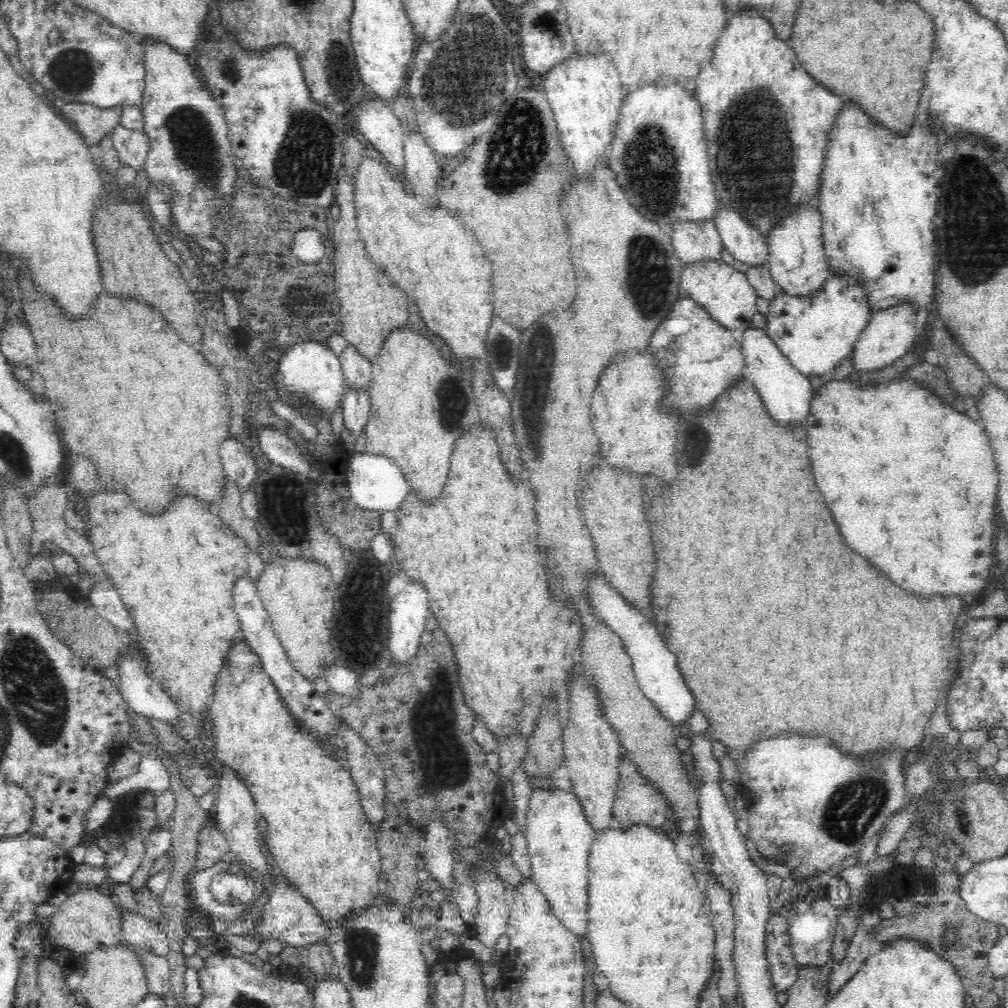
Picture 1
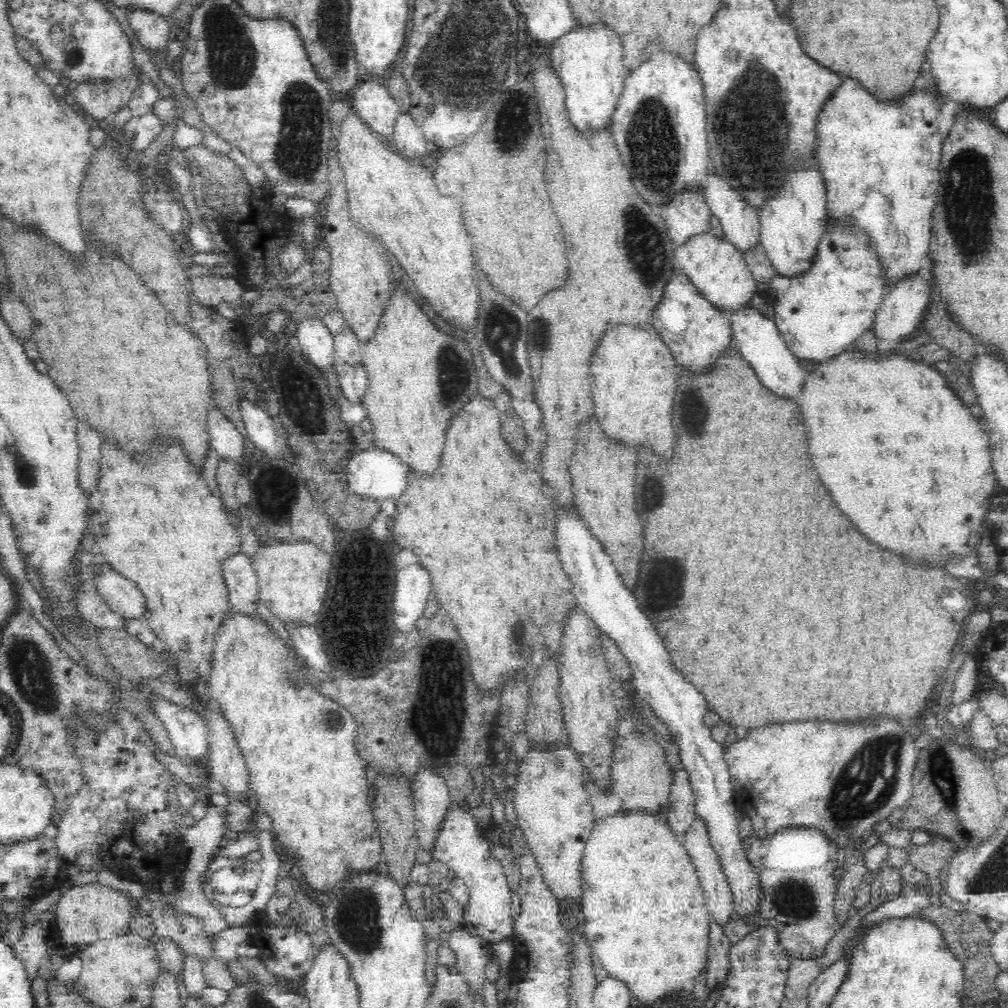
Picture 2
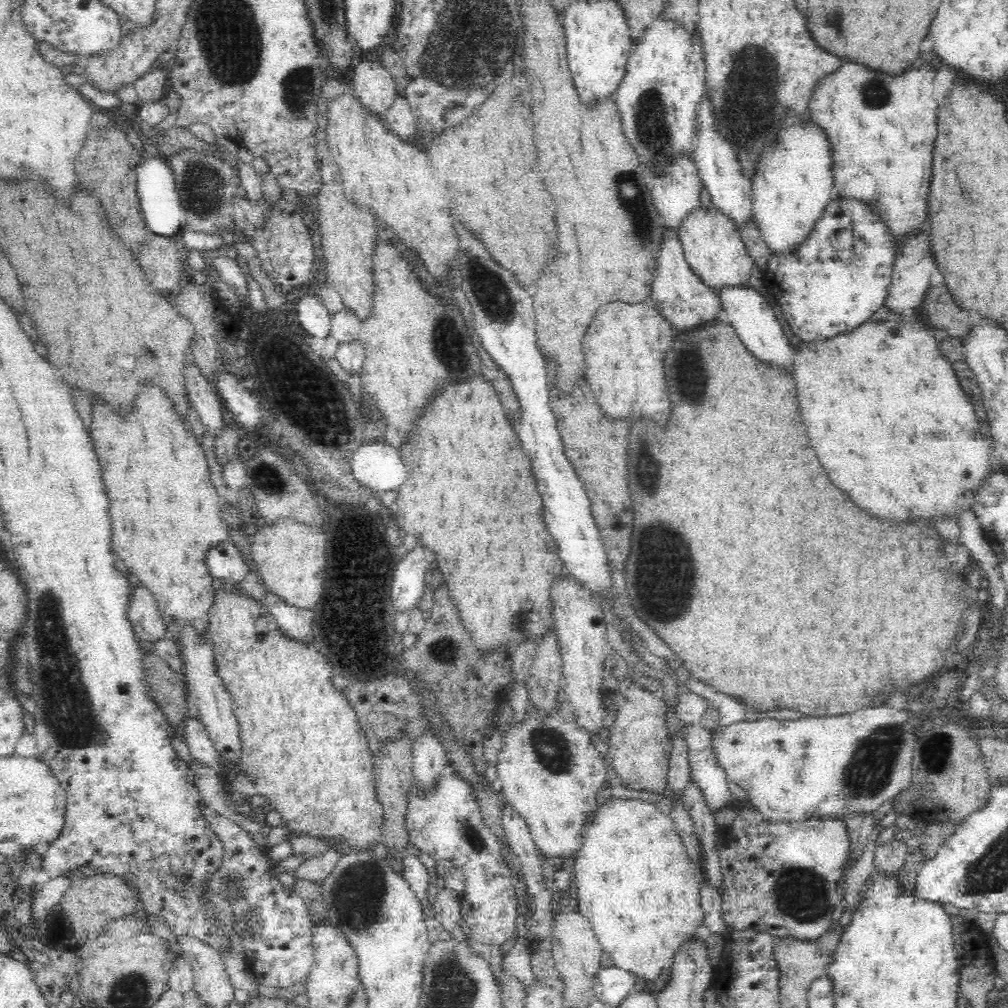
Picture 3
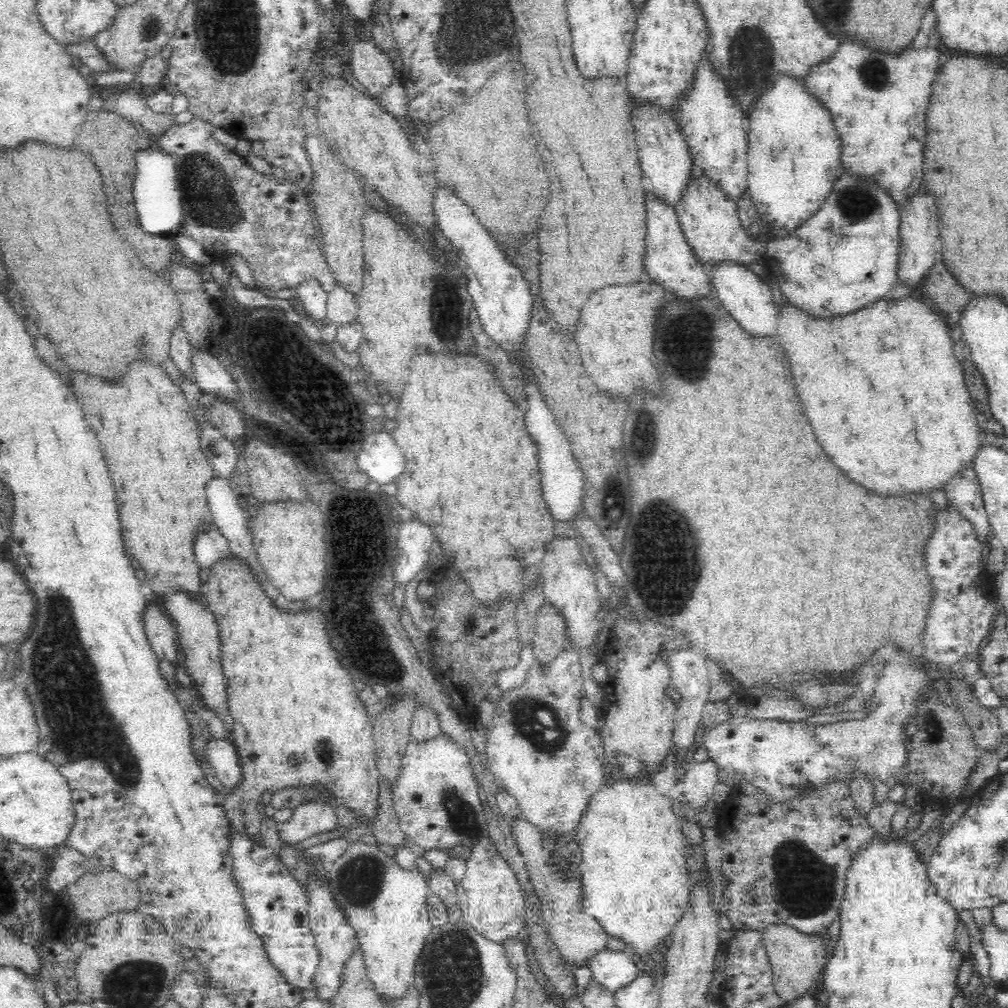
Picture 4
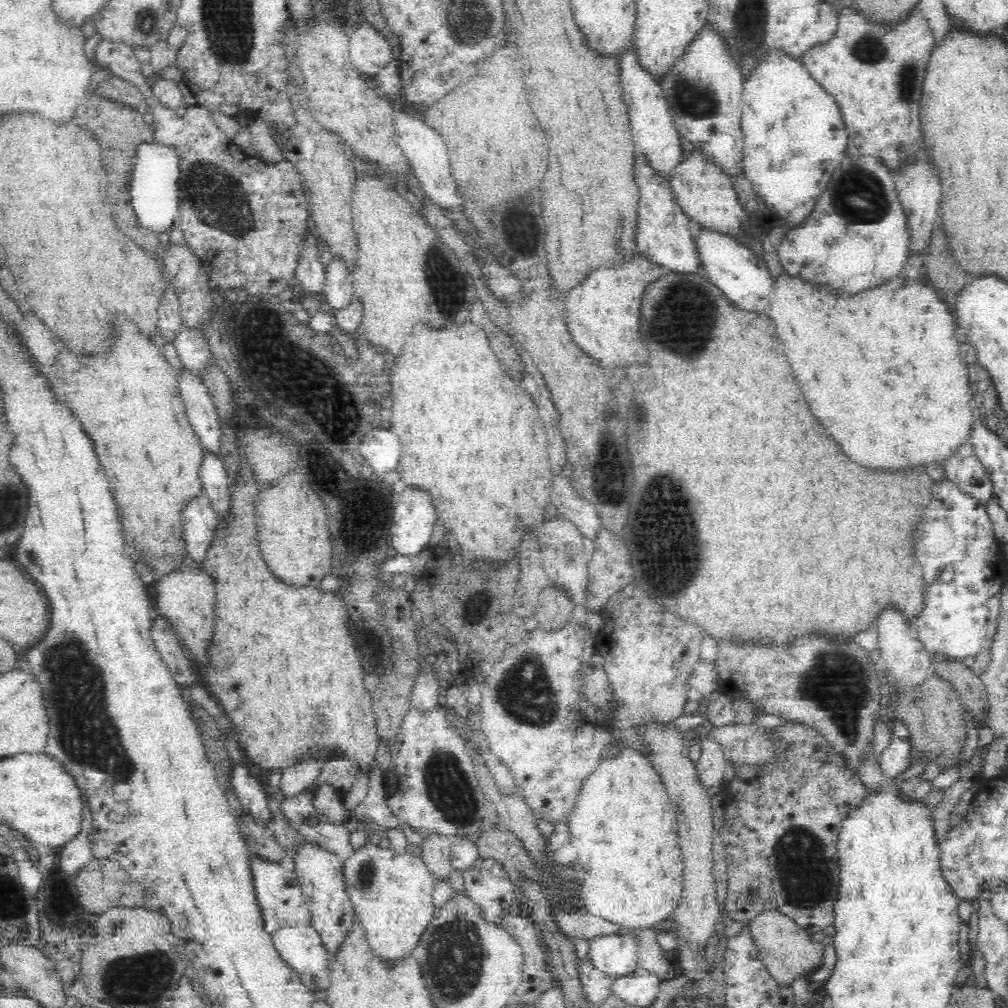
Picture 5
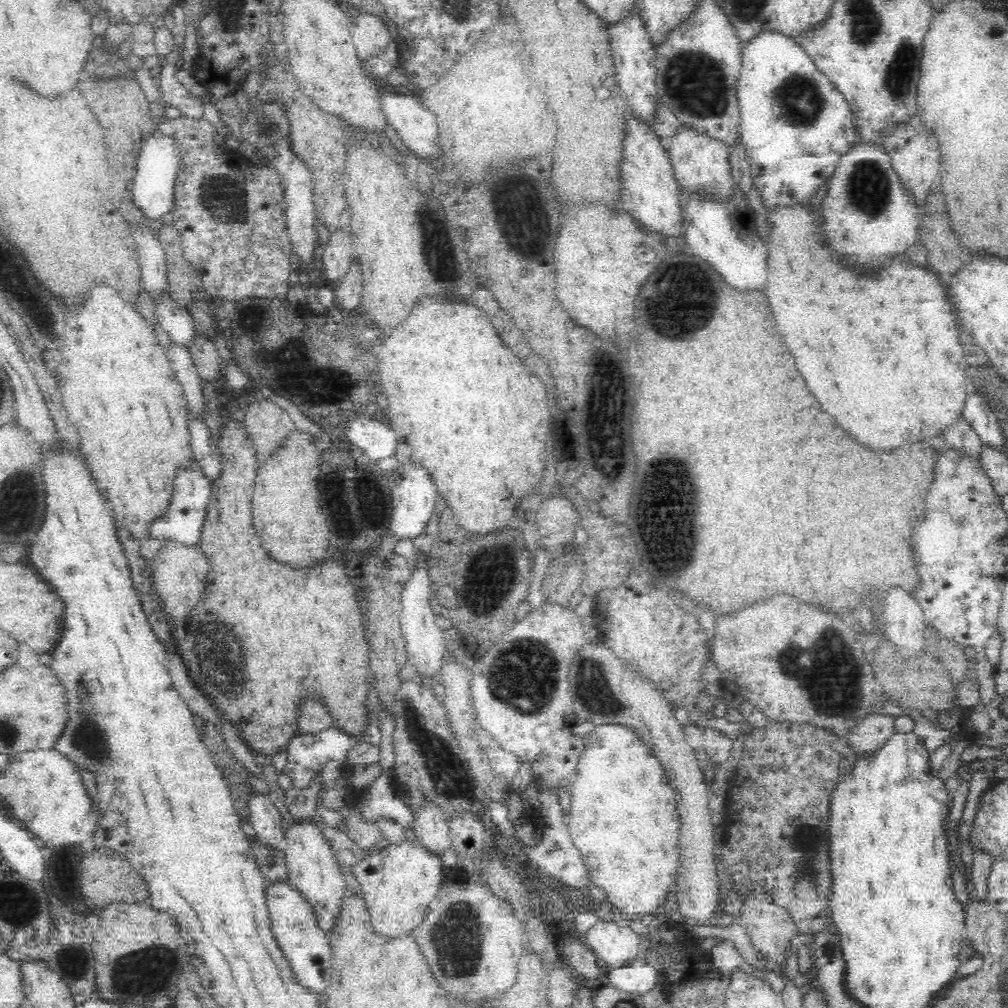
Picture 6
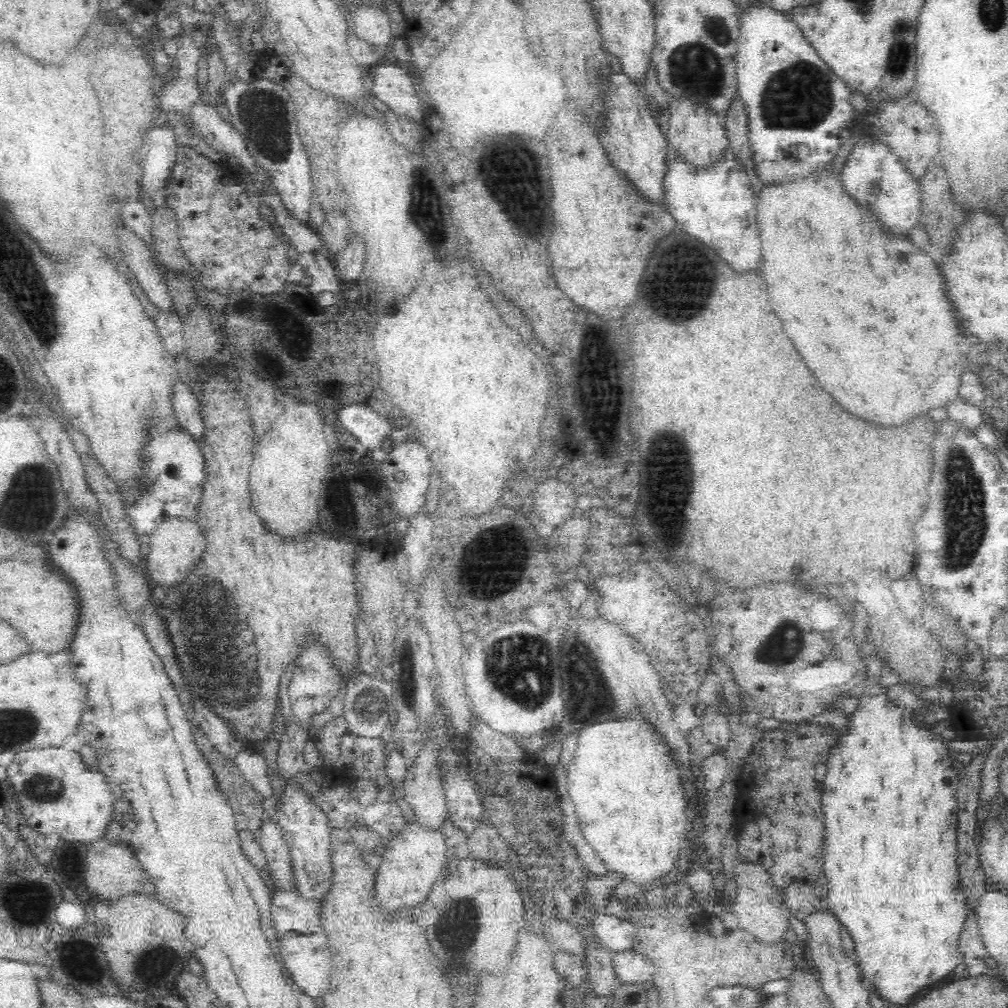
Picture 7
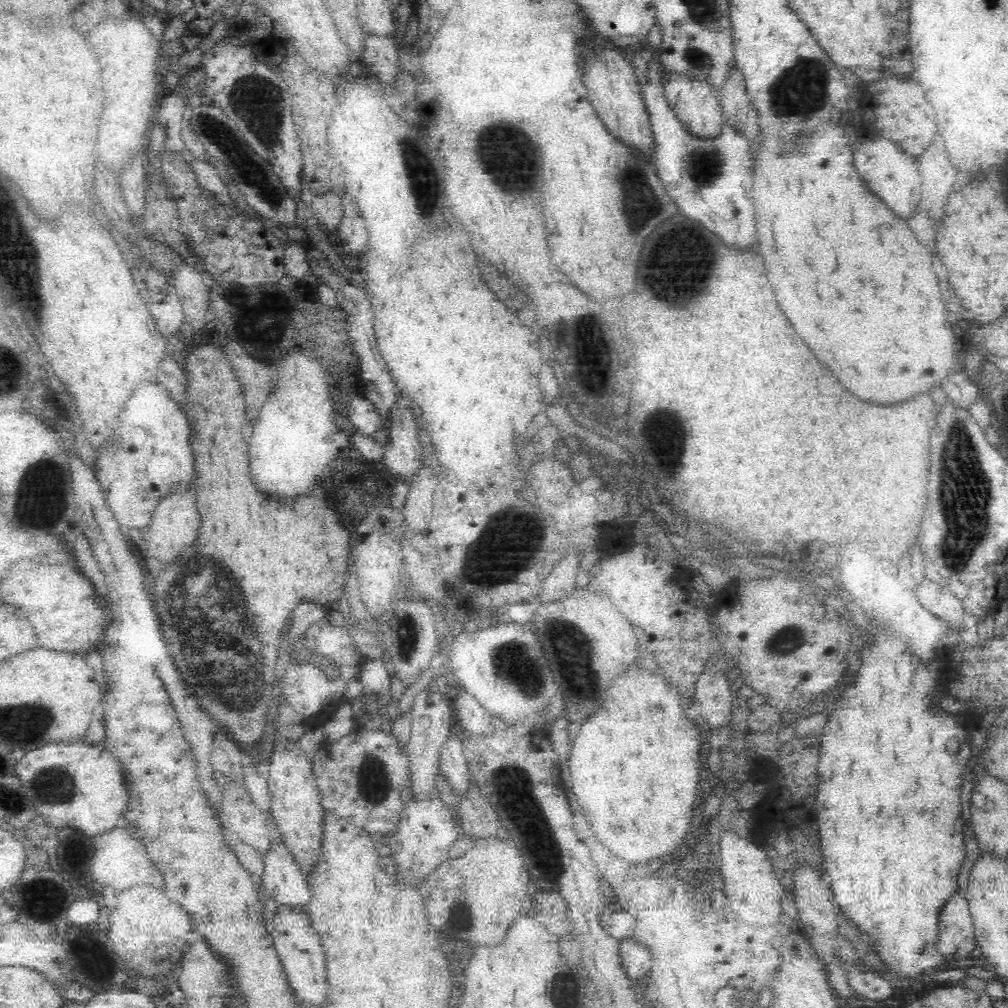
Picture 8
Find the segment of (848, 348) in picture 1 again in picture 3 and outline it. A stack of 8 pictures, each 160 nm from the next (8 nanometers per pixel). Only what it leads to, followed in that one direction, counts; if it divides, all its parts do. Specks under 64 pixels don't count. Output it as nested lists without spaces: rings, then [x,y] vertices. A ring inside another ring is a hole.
[[[832,198],[804,242],[788,254],[772,253],[764,268],[766,278],[777,286],[774,298],[792,333],[801,340],[825,339],[867,321],[885,305],[898,247],[899,240],[872,202]],[[840,230],[852,231],[852,248],[835,250],[832,247],[832,238]]]

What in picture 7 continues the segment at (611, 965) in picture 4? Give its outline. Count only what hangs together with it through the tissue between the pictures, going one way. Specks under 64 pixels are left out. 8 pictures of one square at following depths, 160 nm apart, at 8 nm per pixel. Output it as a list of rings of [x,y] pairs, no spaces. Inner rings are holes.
[[[611,911],[595,915],[593,929],[600,942],[612,952],[628,950],[634,944],[636,927]]]

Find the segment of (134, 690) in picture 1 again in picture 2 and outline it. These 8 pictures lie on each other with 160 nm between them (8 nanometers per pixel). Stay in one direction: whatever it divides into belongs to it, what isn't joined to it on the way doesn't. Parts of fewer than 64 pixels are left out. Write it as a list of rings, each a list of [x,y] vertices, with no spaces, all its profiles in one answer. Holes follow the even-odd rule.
[[[151,694],[148,703],[167,729],[176,756],[192,763],[205,763],[209,753],[207,727],[198,709],[176,705],[160,694]]]

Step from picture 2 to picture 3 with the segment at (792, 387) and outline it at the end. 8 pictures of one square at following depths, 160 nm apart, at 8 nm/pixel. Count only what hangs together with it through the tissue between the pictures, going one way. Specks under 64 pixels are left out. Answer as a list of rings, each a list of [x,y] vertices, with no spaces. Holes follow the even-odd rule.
[[[749,284],[724,285],[718,291],[721,300],[722,316],[734,327],[736,334],[742,338],[744,345],[750,353],[754,353],[759,360],[764,360],[771,366],[784,367],[786,371],[790,368],[790,342],[784,335],[782,325],[776,319],[774,310],[766,298]]]

